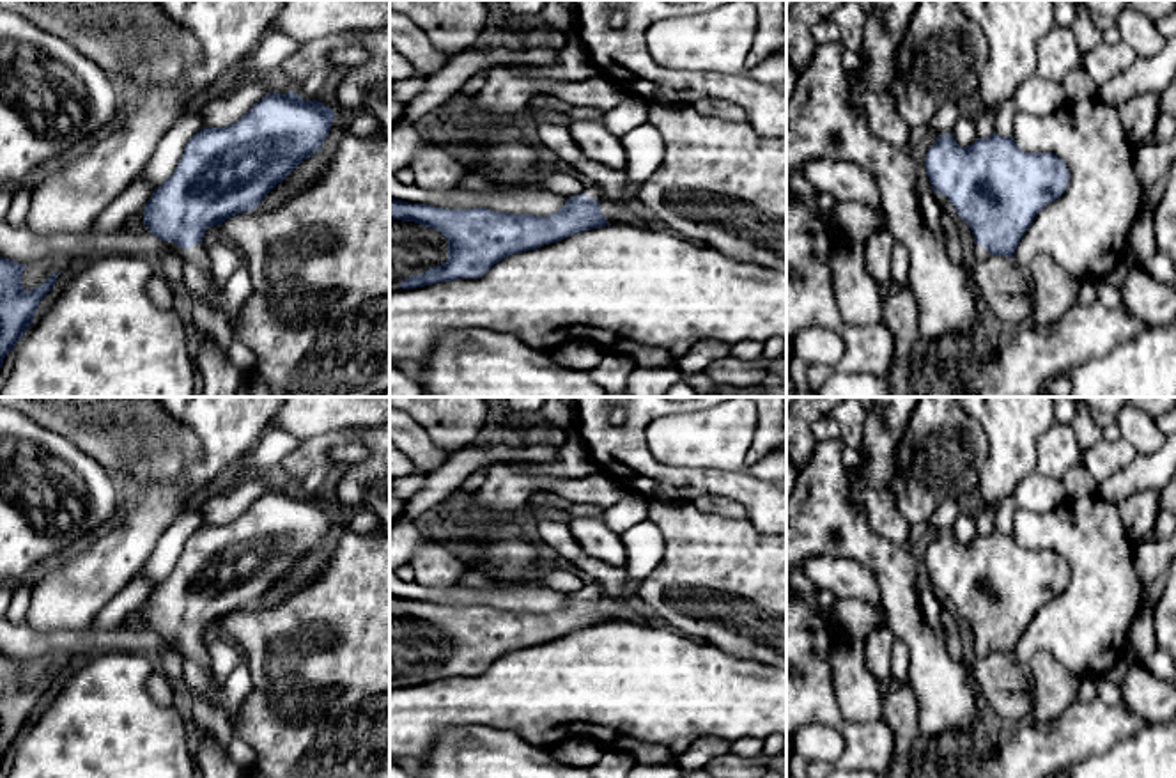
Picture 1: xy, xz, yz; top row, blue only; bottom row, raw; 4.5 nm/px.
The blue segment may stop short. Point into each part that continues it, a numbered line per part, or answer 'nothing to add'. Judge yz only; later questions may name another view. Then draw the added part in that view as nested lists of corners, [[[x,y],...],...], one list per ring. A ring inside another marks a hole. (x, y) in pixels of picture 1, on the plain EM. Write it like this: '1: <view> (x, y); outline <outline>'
1: yz (980, 651); outline [[[974,642],[974,649],[972,649],[974,666],[978,666],[988,654],[990,654],[990,649],[986,645]]]

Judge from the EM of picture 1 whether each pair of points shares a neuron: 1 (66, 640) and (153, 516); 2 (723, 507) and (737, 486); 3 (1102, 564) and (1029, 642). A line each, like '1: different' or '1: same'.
1: different
2: different
3: same

